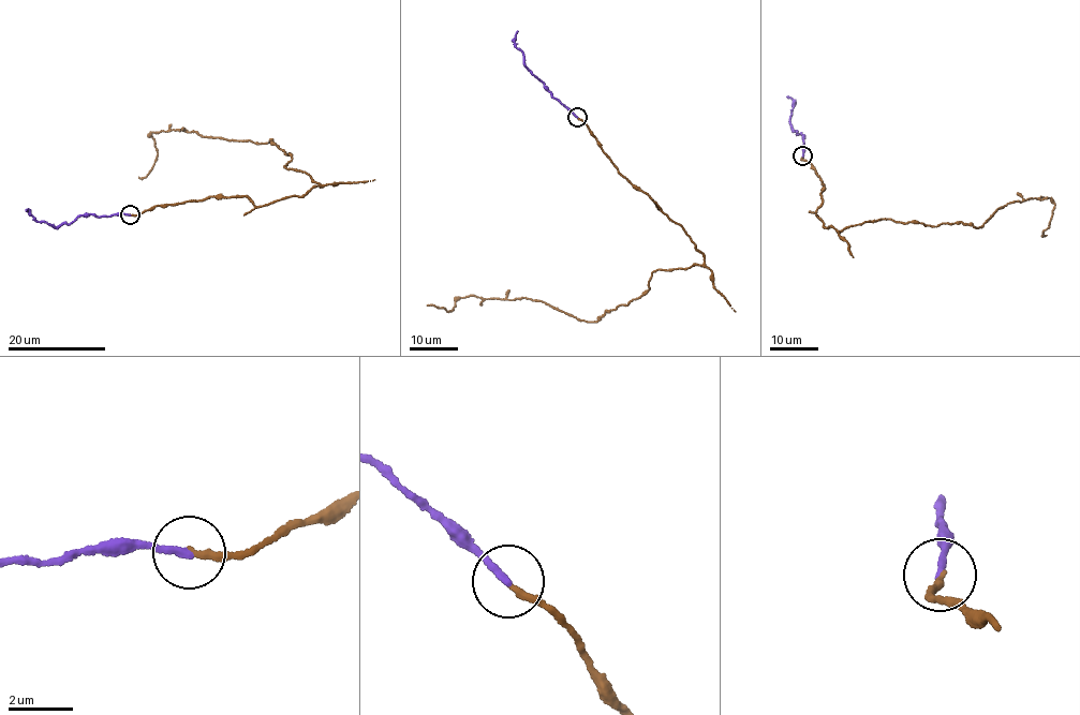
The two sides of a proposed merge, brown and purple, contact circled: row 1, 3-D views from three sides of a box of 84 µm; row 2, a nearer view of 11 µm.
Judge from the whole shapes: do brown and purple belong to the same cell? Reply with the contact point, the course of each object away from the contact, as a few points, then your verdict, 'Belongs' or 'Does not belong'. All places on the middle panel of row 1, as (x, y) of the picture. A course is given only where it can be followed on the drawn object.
Place: (577, 117). Course of brown: (577, 117), (705, 262), (656, 269), (649, 289), (595, 321), (522, 296), (470, 295), (447, 312), (427, 306). Course of purple: (577, 117), (532, 74), (522, 53), (517, 48), (518, 30). Belongs

